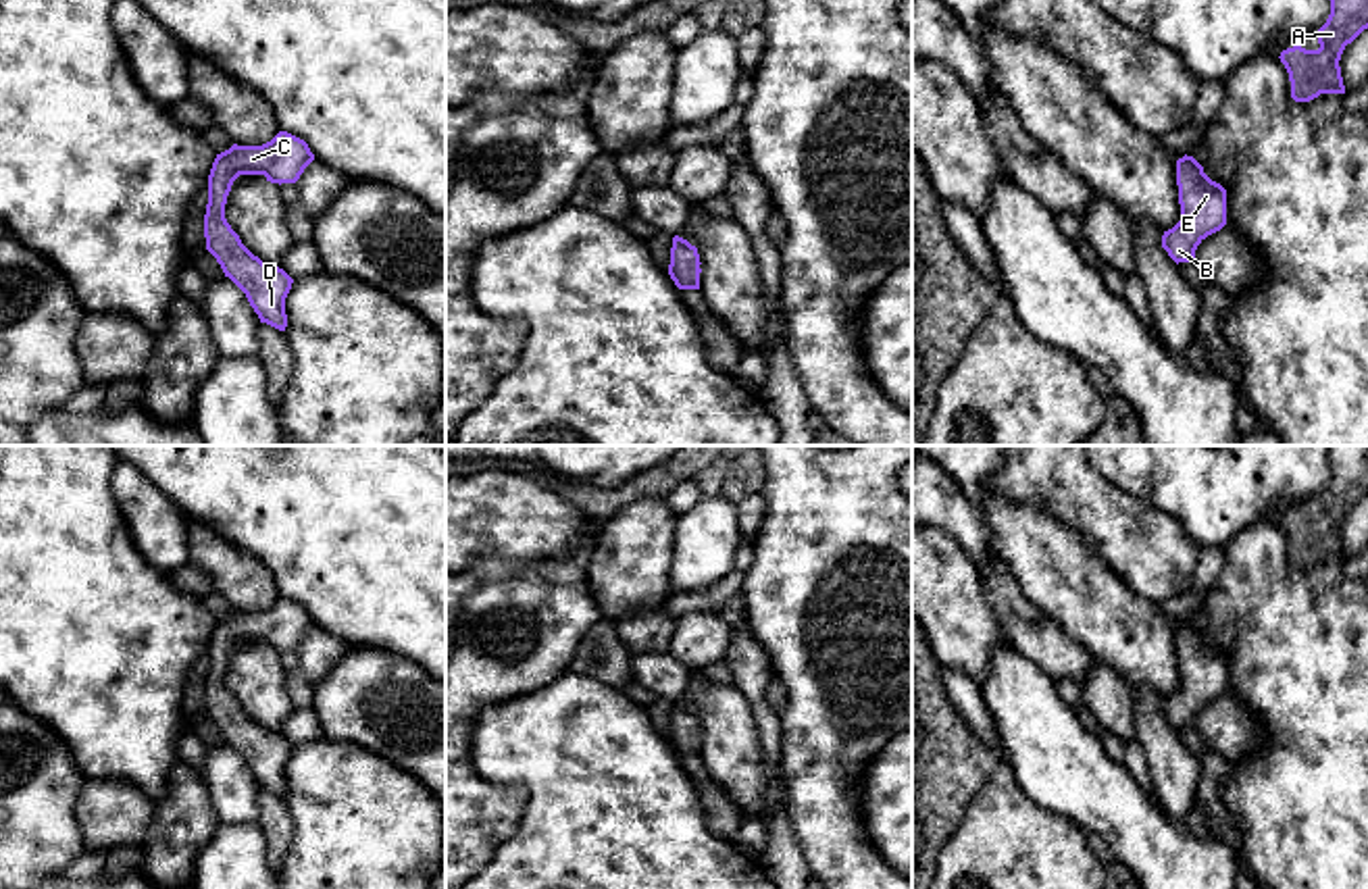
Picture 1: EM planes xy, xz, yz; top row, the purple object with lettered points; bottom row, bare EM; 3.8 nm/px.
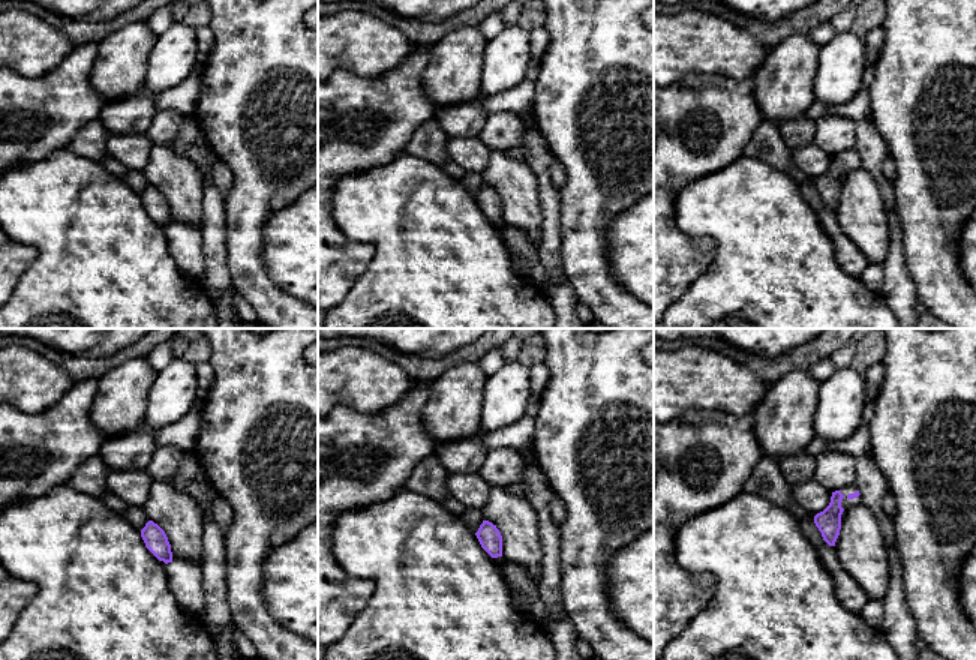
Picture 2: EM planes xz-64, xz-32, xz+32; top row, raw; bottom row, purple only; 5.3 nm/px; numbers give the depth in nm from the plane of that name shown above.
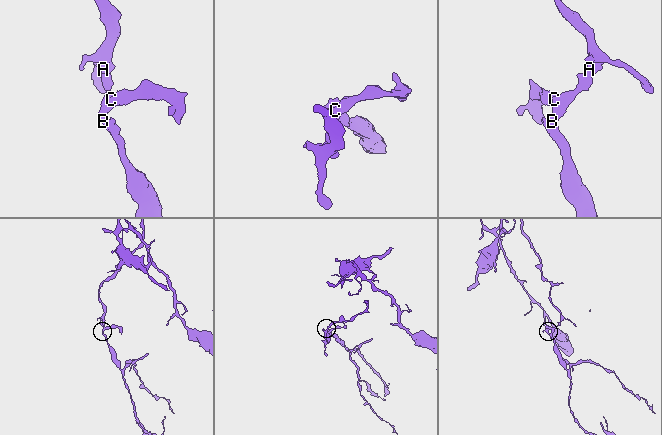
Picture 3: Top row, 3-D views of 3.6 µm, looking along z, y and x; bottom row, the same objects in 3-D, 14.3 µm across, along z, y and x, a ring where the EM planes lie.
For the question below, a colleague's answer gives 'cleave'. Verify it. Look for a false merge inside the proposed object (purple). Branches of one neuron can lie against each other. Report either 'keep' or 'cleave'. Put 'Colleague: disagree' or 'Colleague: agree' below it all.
keep
Colleague: disagree

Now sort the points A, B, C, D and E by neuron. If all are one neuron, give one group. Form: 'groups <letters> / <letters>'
groups A B C D E

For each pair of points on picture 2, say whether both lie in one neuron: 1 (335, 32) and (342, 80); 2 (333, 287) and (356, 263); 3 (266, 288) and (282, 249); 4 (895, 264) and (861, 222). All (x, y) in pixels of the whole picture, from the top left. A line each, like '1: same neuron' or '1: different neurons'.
1: different neurons
2: same neuron
3: different neurons
4: different neurons

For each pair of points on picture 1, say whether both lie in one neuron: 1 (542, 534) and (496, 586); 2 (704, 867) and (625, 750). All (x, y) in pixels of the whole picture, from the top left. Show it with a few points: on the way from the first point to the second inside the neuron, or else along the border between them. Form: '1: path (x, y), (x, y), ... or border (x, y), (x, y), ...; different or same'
1: border (567, 554), (550, 559), (475, 559), (471, 563); different
2: path (675, 837), (625, 788), (625, 779); same

